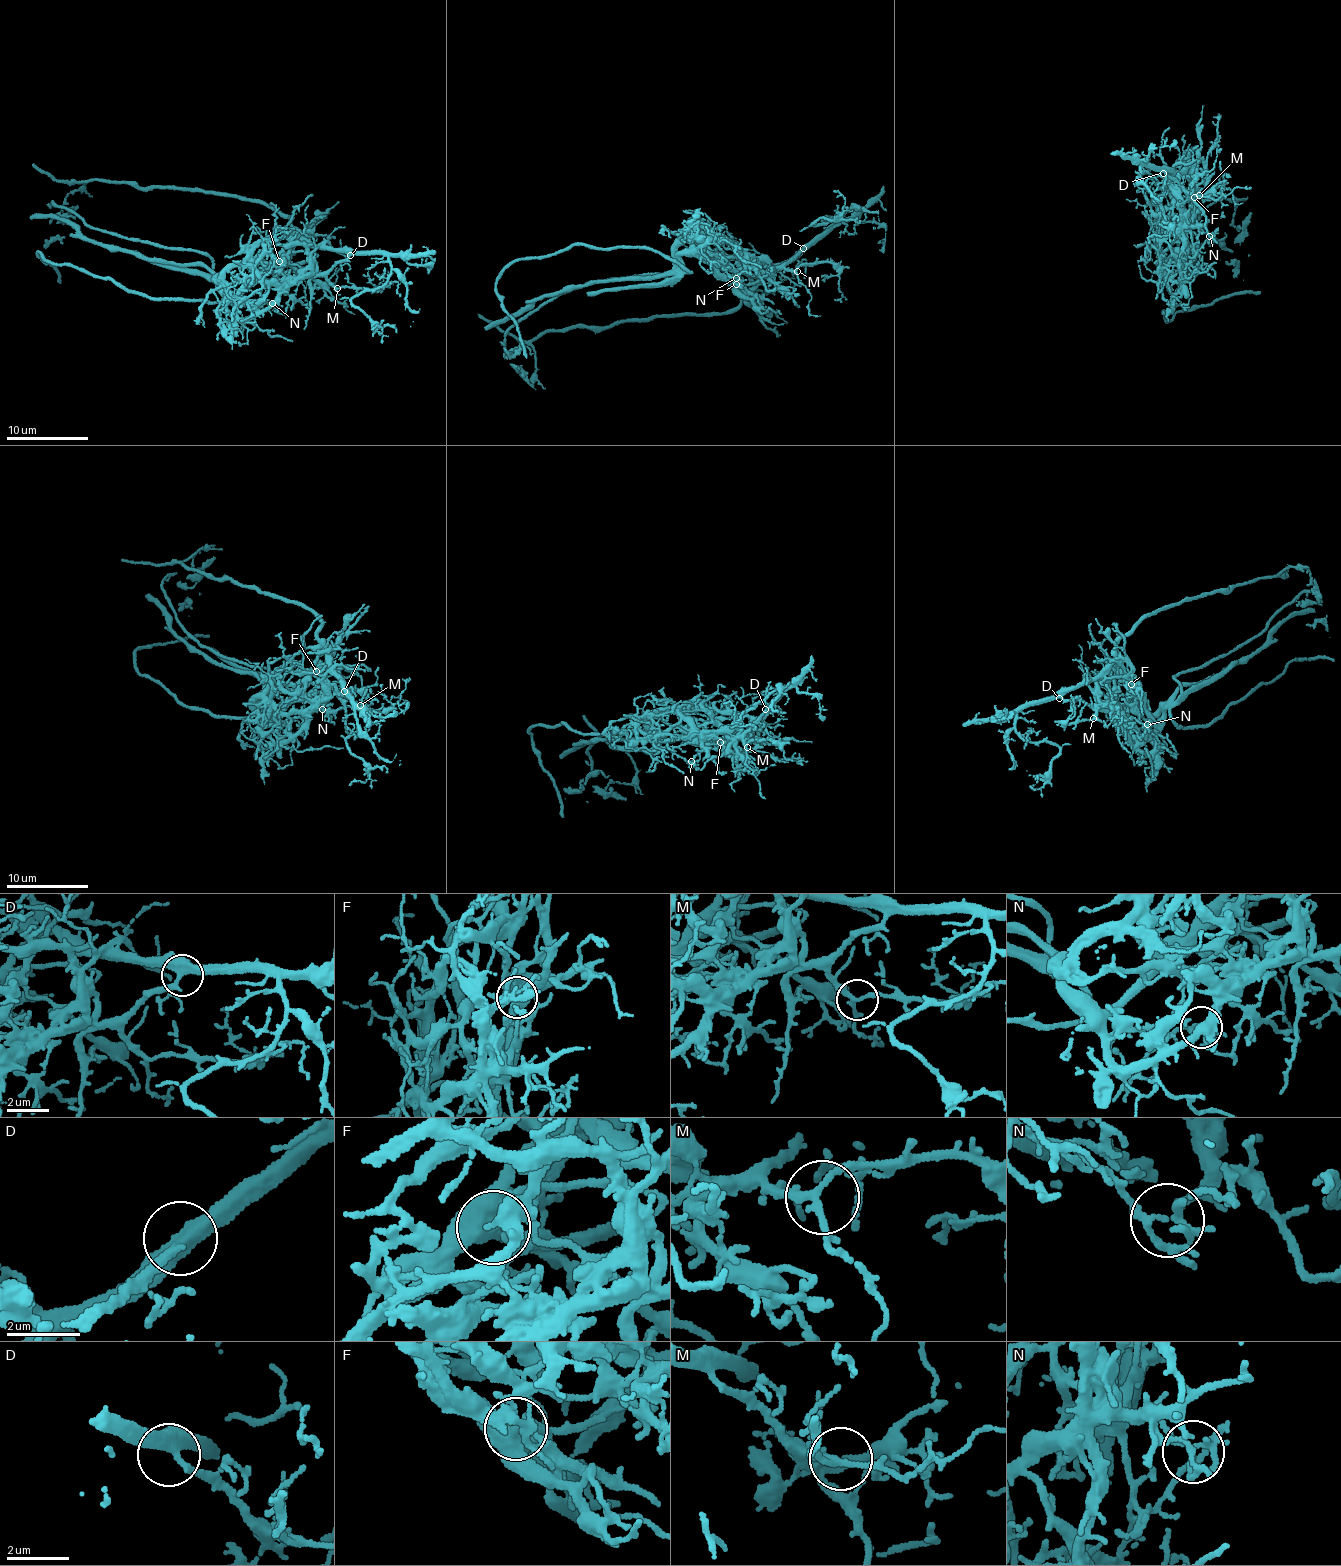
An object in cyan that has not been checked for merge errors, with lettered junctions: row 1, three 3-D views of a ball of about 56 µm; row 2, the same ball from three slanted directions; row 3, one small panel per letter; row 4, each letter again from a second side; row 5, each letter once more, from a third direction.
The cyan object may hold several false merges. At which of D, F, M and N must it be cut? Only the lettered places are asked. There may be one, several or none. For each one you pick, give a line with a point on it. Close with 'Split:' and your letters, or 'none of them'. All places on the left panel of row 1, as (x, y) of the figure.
F: Place: (279, 261)
N: Place: (272, 303)
Split: F, N

